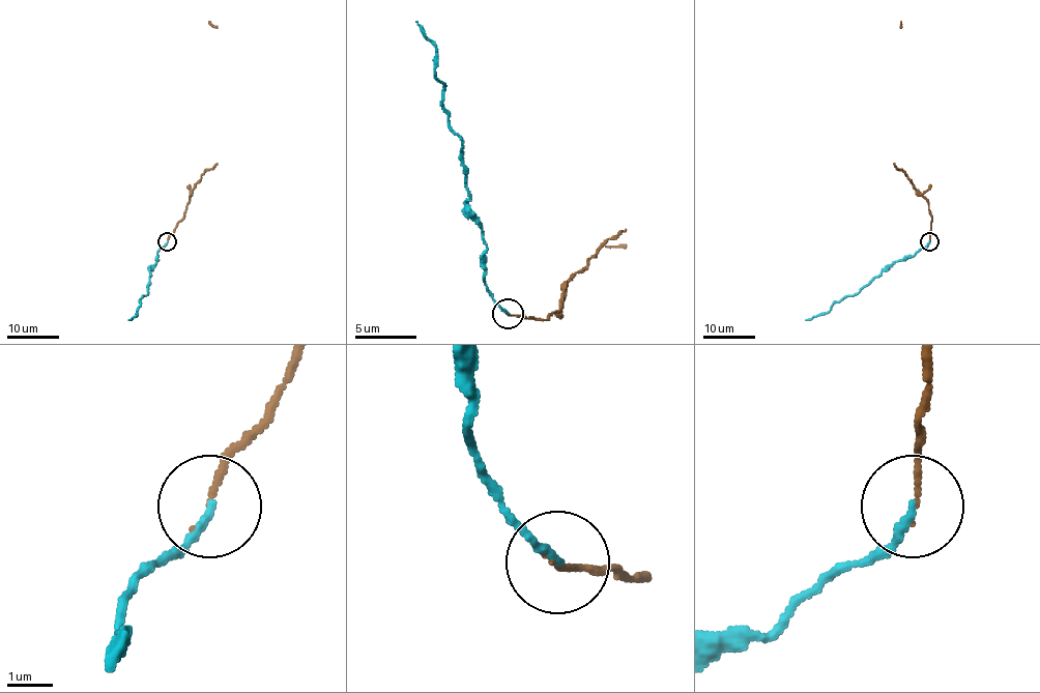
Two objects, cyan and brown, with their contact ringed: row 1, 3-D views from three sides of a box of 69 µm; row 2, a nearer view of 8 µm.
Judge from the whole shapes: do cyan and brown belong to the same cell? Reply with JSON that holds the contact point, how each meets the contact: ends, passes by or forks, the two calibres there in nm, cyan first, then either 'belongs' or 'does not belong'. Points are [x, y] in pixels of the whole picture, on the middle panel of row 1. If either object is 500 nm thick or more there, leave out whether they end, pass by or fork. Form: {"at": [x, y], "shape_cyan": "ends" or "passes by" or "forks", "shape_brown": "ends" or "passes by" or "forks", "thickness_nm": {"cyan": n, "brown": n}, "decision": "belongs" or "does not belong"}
{"at": [508, 314], "shape_cyan": "ends", "shape_brown": "ends", "thickness_nm": {"cyan": 190, "brown": 130}, "decision": "does not belong"}

